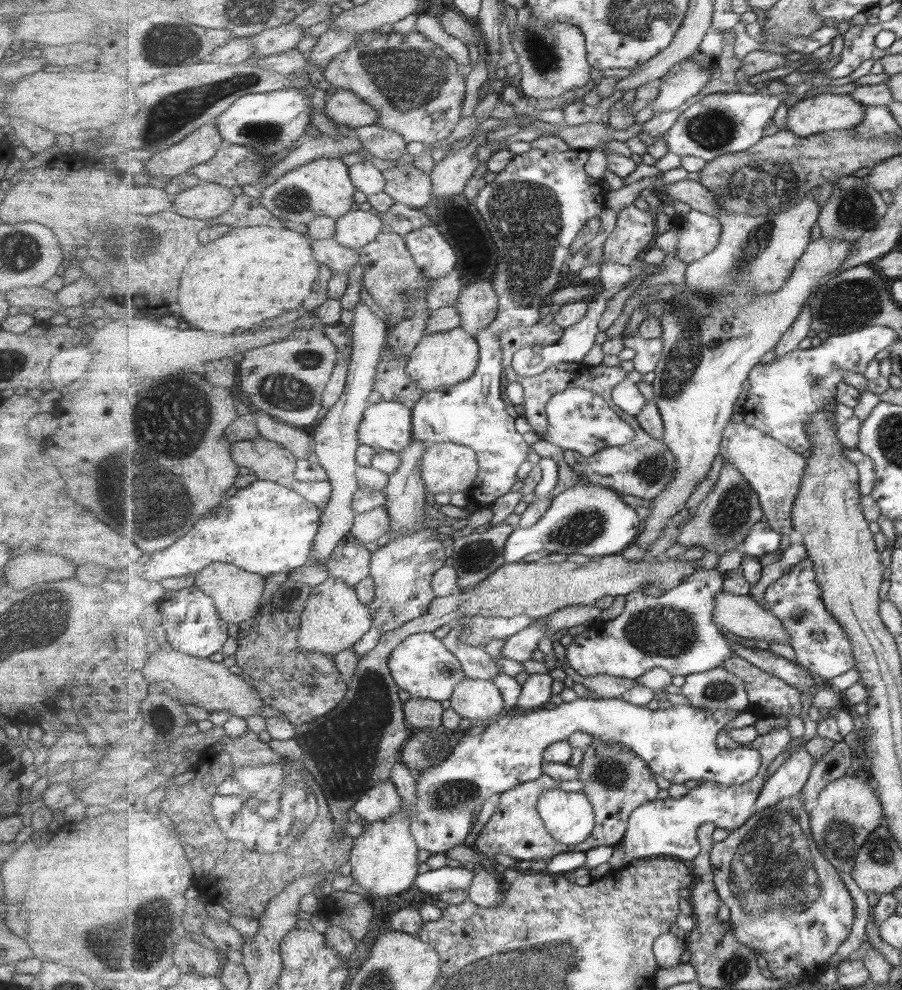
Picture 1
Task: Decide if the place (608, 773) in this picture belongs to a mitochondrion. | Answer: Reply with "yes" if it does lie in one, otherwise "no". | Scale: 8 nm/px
yes

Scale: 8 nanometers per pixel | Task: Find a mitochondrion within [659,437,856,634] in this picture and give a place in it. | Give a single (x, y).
(732, 511)

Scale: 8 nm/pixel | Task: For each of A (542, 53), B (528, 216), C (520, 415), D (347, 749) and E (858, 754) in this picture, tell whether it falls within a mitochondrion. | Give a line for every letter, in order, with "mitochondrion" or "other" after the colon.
A: mitochondrion
B: mitochondrion
C: other
D: mitochondrion
E: other

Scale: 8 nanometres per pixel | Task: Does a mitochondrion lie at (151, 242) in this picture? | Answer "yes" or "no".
yes

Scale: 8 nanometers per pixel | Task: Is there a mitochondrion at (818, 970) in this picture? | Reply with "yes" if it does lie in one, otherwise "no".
no

